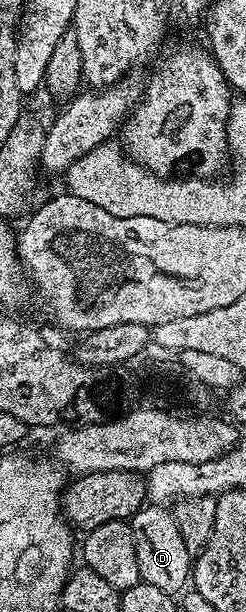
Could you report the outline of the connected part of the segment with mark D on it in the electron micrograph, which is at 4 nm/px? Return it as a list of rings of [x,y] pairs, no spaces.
[[[149,502],[128,523],[135,538],[135,558],[139,558],[142,581],[151,586],[159,586],[159,590],[170,594],[184,593],[191,580],[191,557],[183,543],[183,534],[179,534],[179,522],[175,522],[172,511],[168,507]]]

